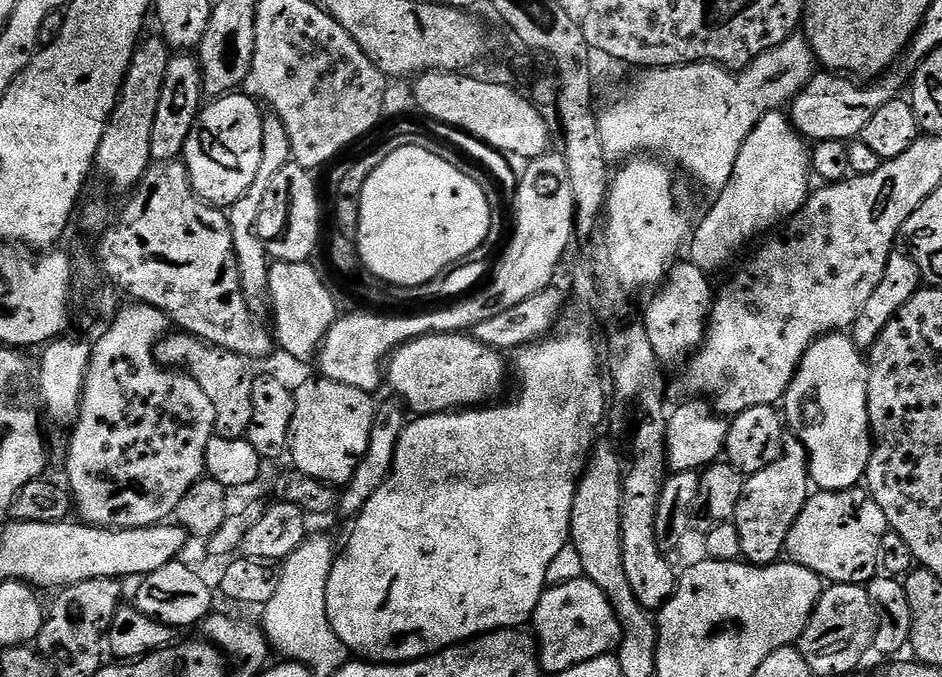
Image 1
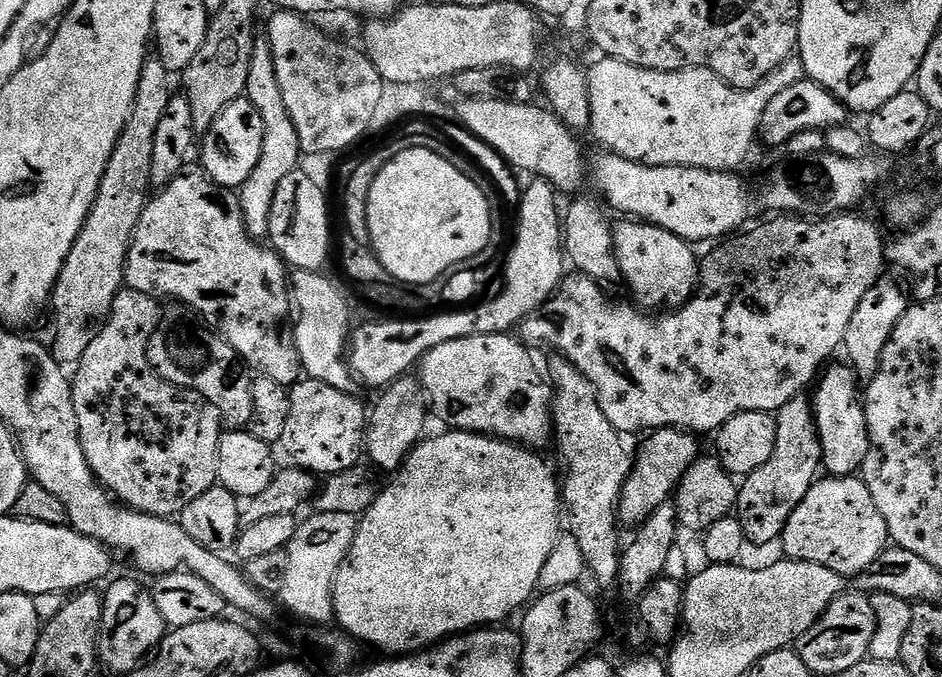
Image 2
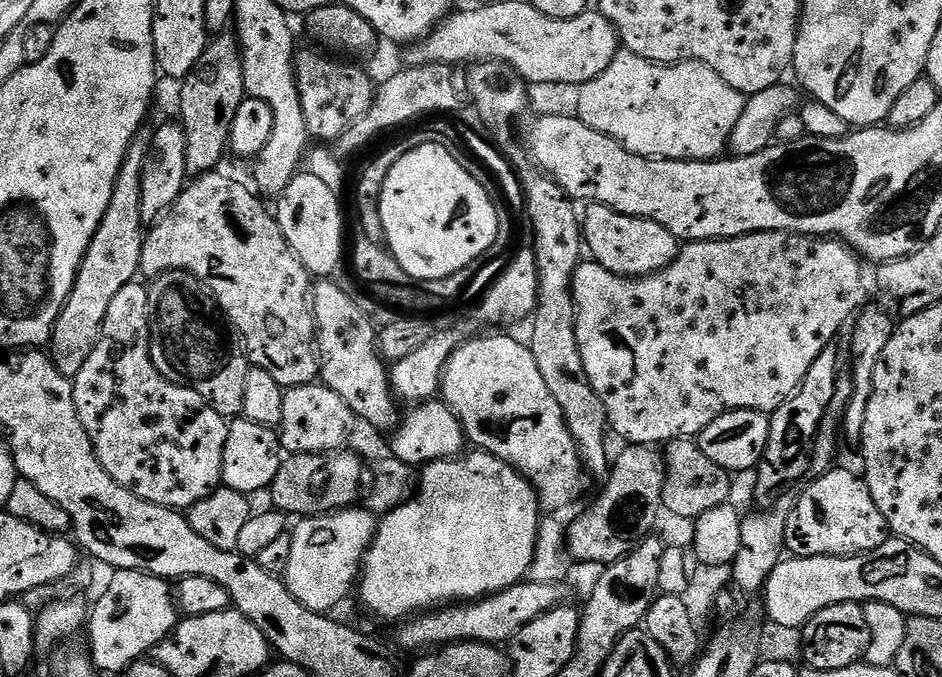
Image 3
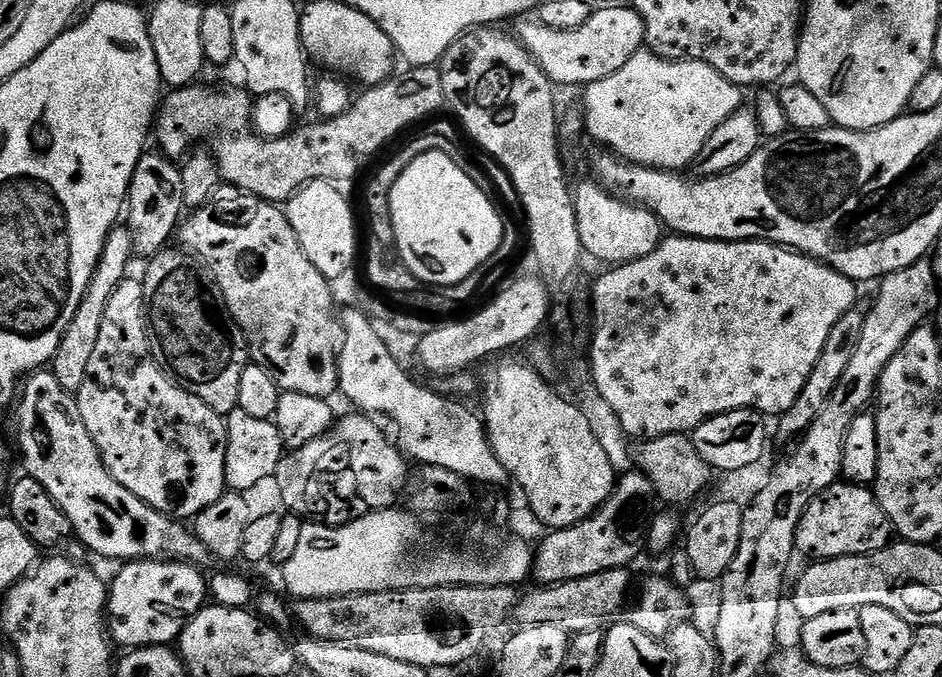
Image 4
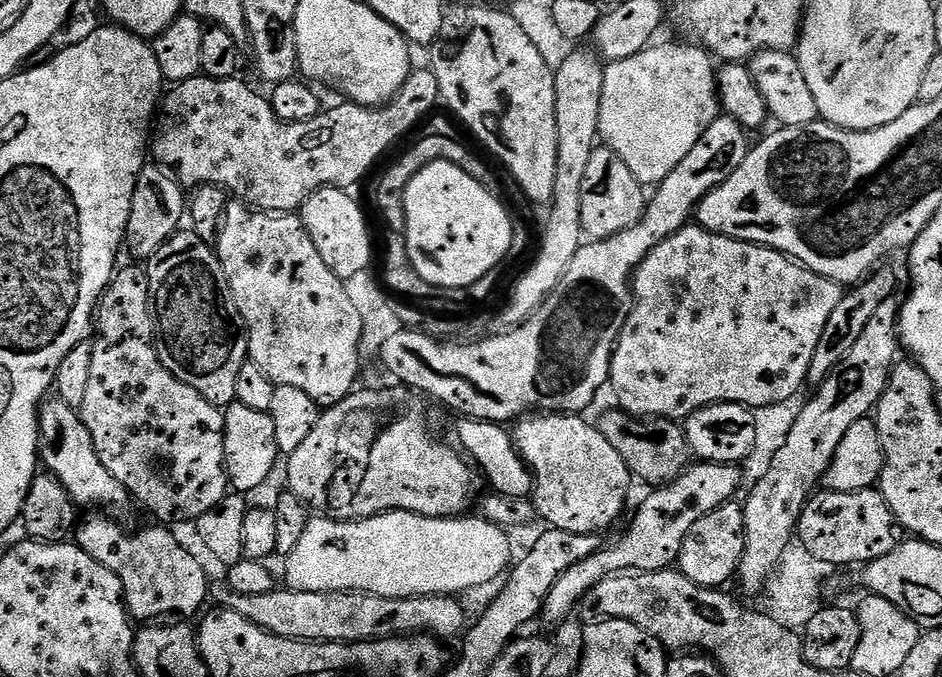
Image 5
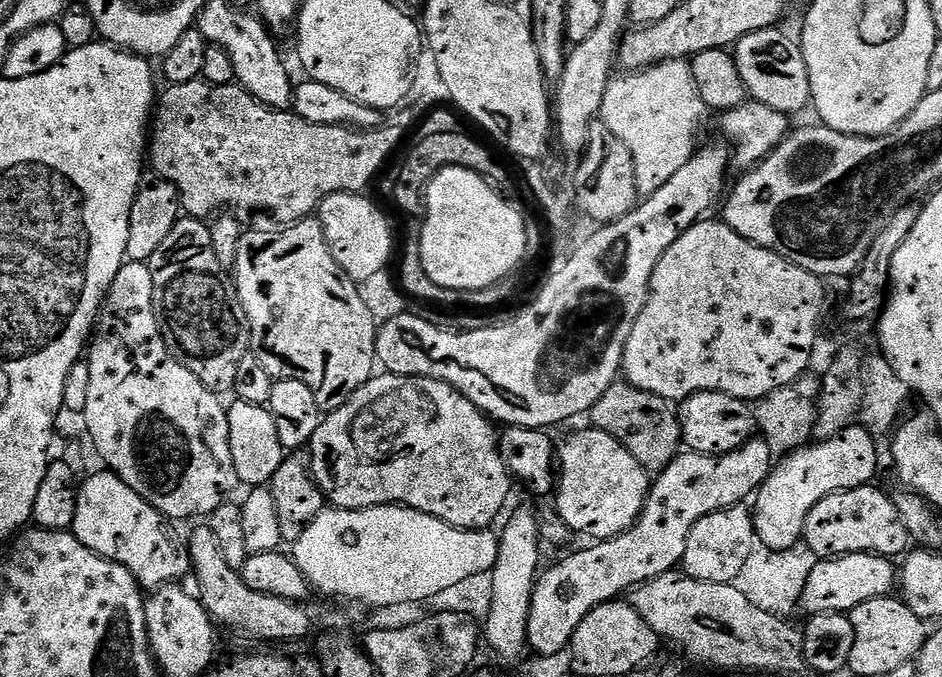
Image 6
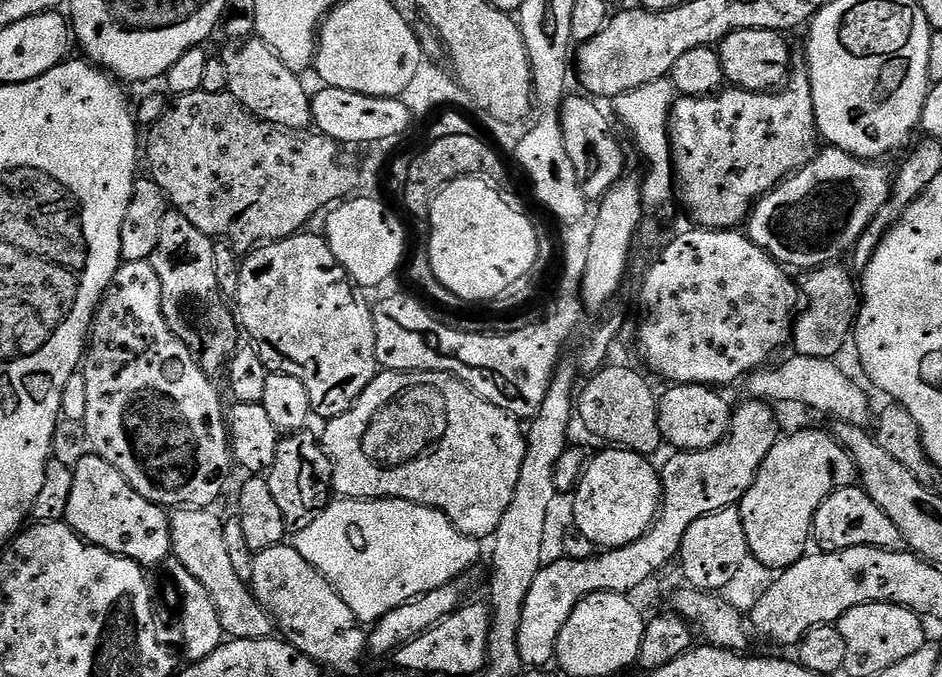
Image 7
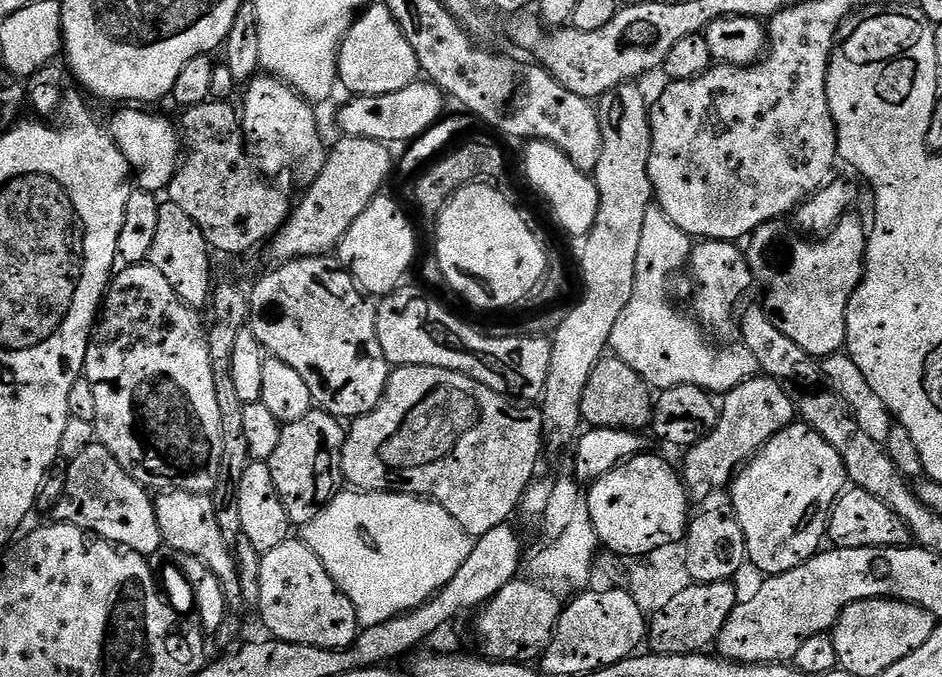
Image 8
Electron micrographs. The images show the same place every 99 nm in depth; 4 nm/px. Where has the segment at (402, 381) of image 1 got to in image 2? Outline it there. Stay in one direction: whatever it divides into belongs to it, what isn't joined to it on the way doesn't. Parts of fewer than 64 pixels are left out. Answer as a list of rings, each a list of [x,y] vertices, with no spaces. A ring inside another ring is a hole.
[[[505,334],[458,338],[427,352],[418,365],[418,383],[431,415],[445,420],[449,429],[461,432],[481,432],[513,443],[551,441],[552,389],[523,348],[525,345],[514,337]]]

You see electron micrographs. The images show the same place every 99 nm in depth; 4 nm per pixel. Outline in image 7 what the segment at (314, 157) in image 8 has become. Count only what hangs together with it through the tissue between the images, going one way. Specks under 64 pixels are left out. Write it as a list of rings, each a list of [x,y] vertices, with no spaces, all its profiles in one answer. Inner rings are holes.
[[[249,38],[226,56],[230,73],[228,92],[246,106],[265,125],[276,124],[280,130],[304,130],[312,124],[312,96],[304,89],[301,73],[290,70],[267,42]]]

